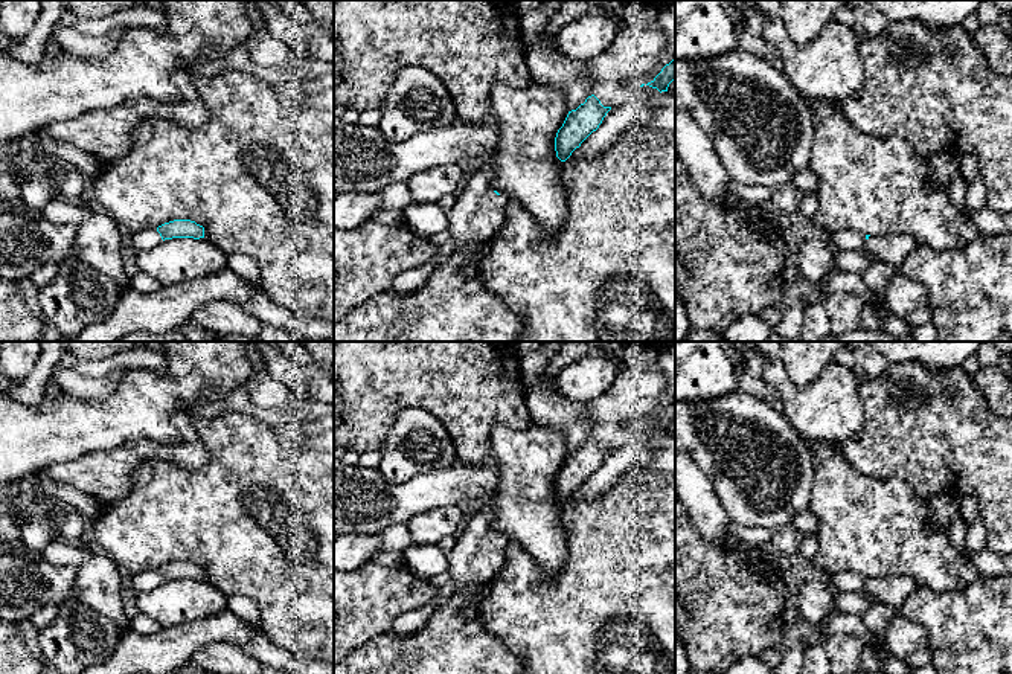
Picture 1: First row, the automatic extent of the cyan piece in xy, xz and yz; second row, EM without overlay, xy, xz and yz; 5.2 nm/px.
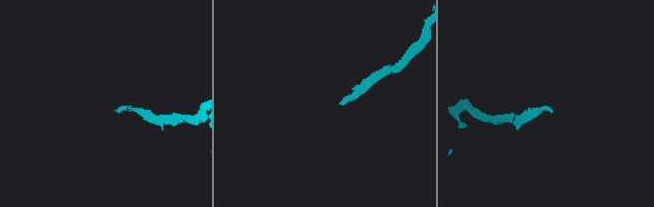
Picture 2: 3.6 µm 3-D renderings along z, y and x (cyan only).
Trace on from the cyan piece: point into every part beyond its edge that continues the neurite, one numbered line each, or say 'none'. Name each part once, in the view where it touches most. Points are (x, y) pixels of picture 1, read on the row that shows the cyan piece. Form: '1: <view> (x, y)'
1: xy (144, 240)

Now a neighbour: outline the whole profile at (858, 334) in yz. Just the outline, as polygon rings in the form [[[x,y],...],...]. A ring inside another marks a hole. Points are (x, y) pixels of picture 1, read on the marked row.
[[[858,326],[857,329],[849,331],[846,334],[840,335],[831,334],[821,342],[901,342],[901,340],[886,332],[882,328],[876,331],[867,331]]]

